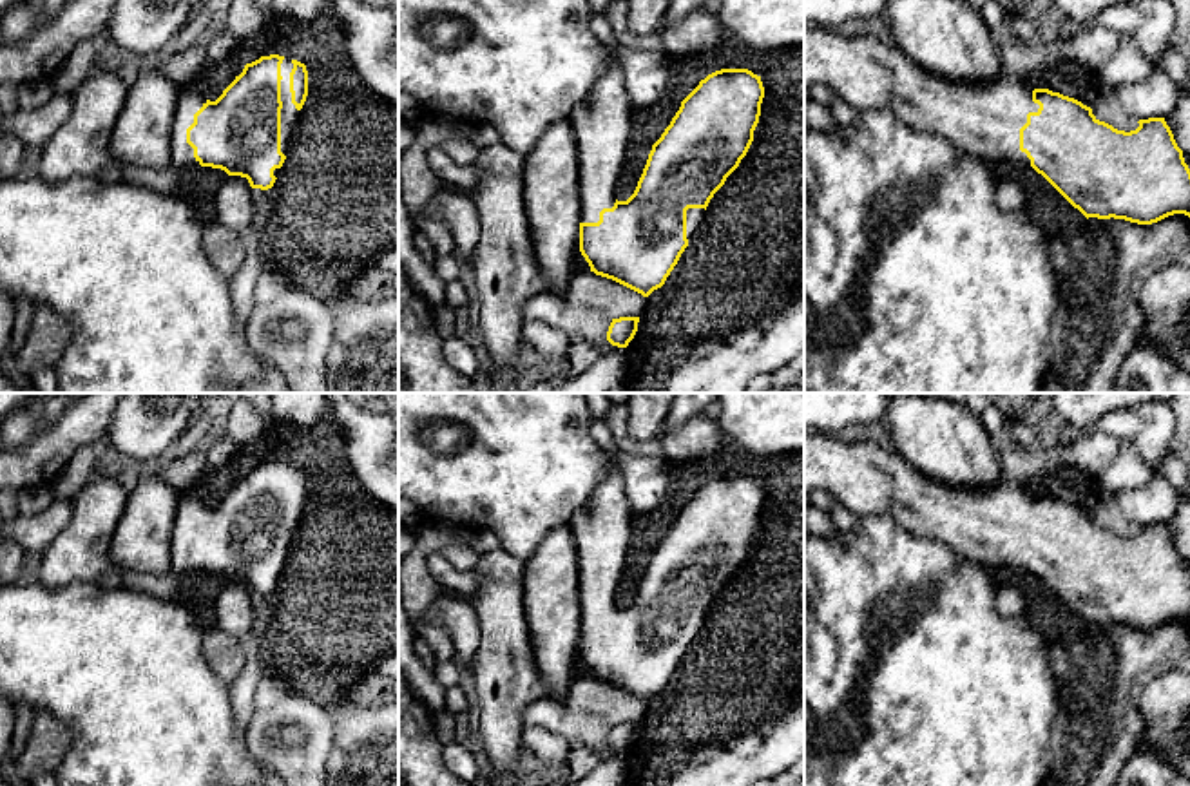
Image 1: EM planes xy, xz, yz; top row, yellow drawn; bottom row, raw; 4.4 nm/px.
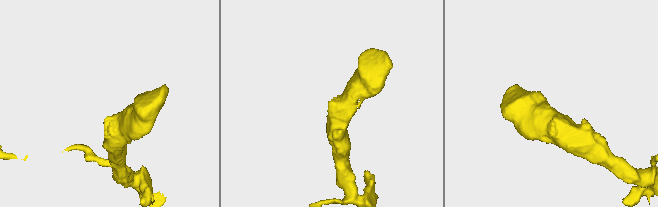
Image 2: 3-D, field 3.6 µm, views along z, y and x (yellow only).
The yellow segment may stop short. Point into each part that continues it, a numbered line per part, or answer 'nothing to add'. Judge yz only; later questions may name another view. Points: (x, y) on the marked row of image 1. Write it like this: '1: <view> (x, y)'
1: yz (984, 120)

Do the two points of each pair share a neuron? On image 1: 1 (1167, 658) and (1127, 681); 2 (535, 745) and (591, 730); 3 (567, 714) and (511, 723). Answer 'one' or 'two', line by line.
1: one
2: two
3: two

